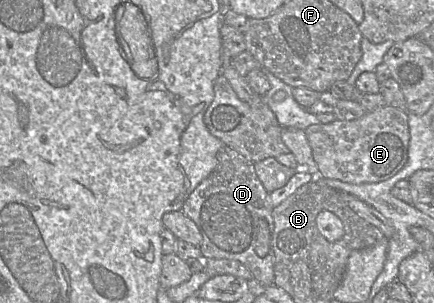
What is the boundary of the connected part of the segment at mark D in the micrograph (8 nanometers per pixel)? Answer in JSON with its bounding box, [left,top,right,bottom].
[182,146,274,287]

